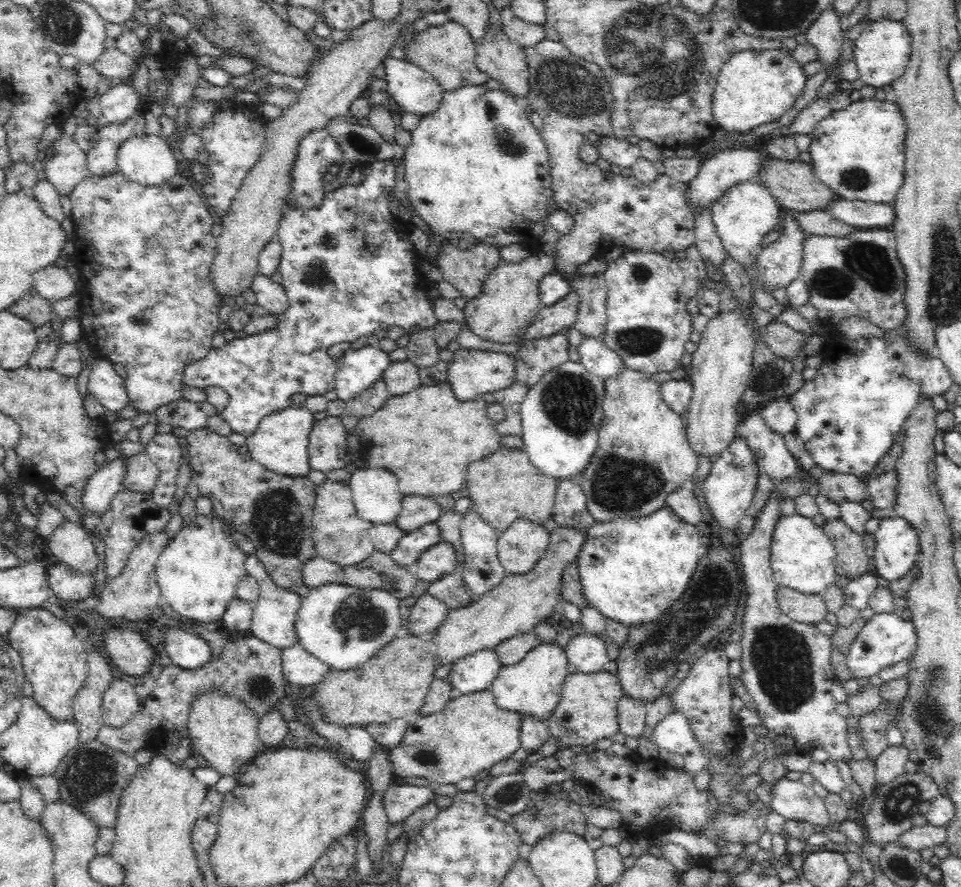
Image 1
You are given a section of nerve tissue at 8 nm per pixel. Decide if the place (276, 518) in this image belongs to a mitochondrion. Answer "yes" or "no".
yes

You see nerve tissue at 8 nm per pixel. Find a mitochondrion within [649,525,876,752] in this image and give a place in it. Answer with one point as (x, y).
(782, 658)

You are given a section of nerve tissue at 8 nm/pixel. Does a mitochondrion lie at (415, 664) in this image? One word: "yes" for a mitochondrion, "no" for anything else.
no

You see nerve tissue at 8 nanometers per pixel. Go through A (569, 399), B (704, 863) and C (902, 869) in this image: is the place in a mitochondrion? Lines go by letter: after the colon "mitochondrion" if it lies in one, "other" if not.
A: mitochondrion
B: other
C: mitochondrion

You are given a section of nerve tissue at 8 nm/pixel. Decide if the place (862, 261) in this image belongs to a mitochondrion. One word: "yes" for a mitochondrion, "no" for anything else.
yes

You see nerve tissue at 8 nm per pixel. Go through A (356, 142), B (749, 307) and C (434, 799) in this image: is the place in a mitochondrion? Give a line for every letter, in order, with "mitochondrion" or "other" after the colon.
A: mitochondrion
B: other
C: other

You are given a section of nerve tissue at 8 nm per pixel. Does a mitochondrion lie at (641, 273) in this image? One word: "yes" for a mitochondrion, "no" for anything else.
yes

